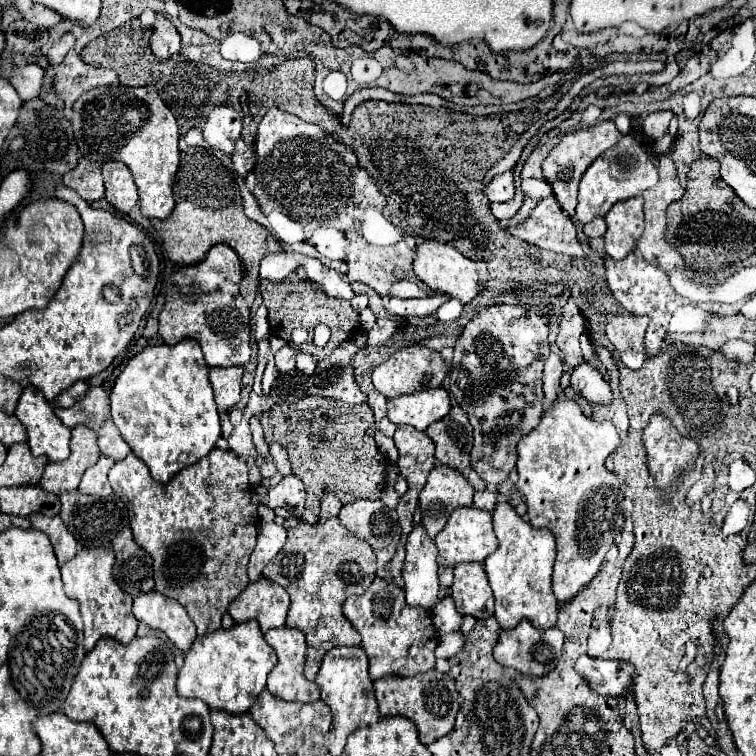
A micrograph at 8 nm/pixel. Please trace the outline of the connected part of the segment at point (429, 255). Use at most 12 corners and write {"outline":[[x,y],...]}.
{"outline":[[434,238],[416,246],[414,274],[470,304],[486,288],[484,260]]}

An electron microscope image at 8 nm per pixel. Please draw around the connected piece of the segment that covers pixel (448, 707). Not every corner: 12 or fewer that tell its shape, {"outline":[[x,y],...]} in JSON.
{"outline":[[438,672],[374,682],[380,714],[410,718],[422,744],[450,734],[456,682]]}

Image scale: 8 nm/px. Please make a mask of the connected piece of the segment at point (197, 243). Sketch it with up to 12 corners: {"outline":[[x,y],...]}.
{"outline":[[180,138],[176,206],[152,220],[174,264],[228,244],[259,279],[282,252],[244,214],[230,156]]}

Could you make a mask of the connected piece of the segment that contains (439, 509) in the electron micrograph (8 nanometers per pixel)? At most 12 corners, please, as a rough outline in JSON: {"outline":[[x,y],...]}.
{"outline":[[432,468],[418,504],[434,538],[474,488],[458,470]]}

